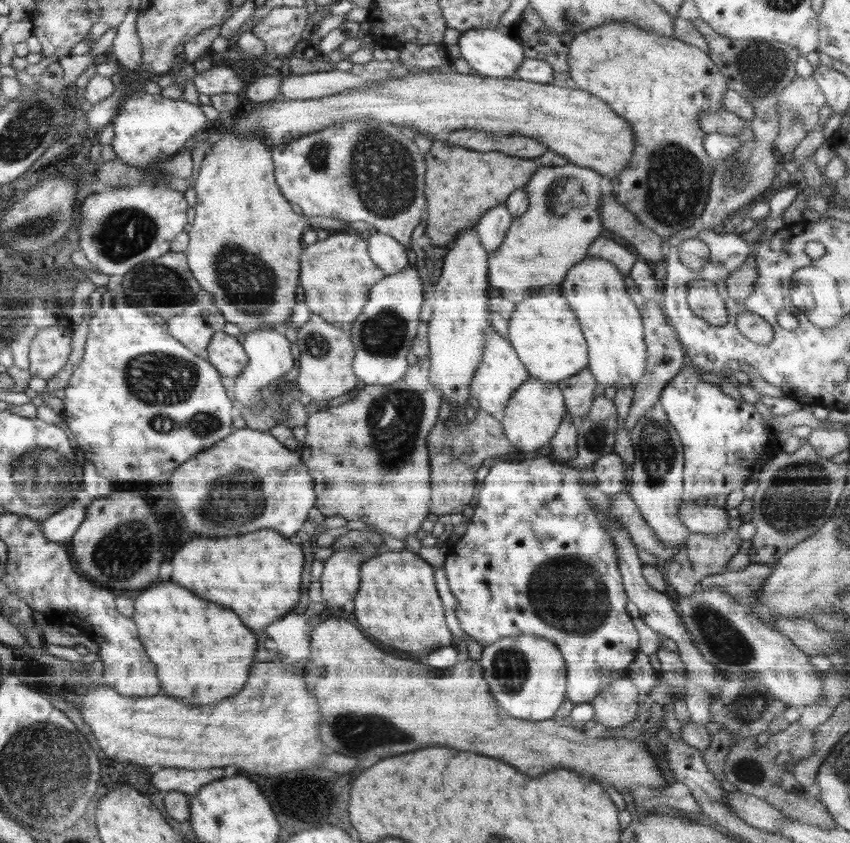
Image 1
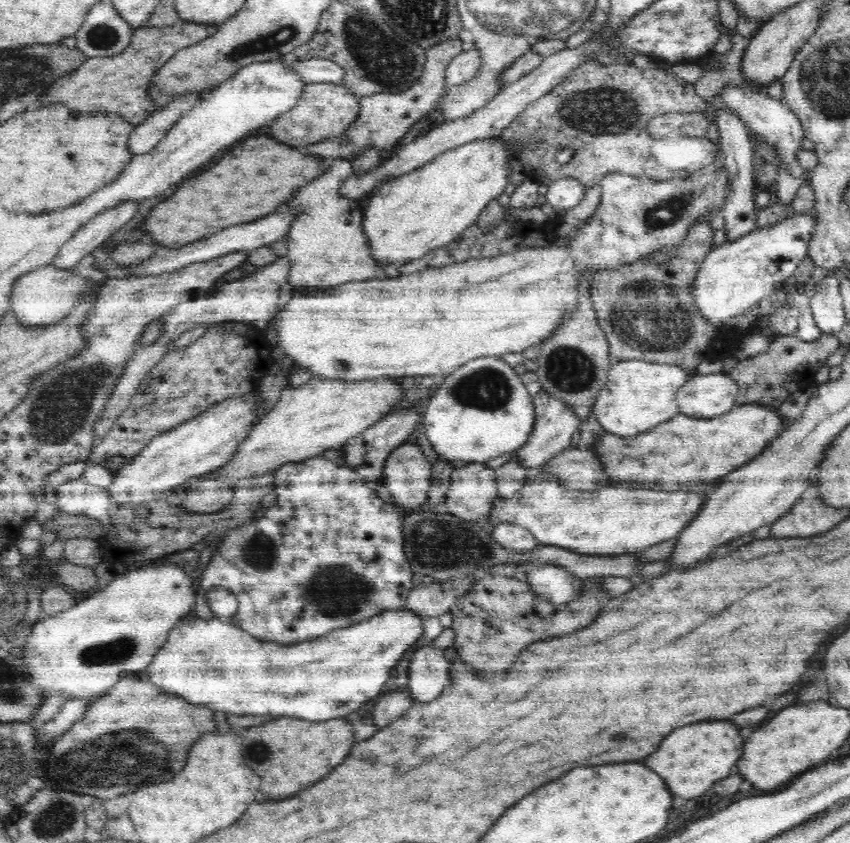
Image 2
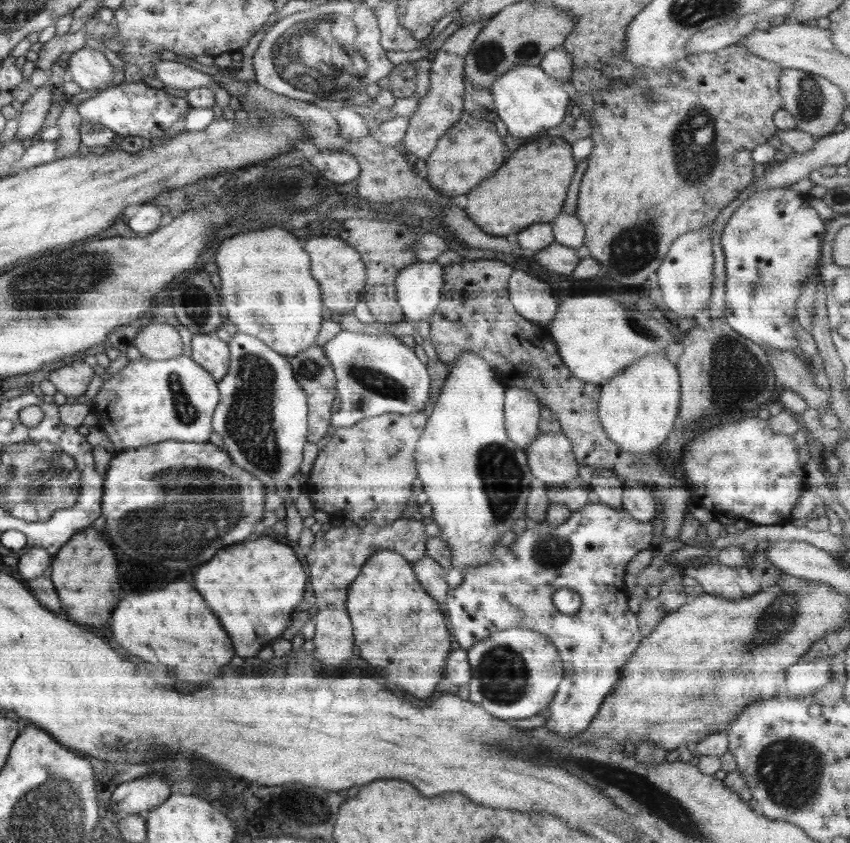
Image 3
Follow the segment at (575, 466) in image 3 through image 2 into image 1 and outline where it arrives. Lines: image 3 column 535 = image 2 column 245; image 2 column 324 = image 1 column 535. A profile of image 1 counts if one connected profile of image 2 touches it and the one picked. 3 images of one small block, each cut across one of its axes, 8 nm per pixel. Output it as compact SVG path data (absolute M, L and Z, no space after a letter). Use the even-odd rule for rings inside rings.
M534 378L523 382L511 394L506 408L499 415L506 438L523 455L529 456L539 448L546 446L556 434L562 417L566 414L565 400L557 383Z

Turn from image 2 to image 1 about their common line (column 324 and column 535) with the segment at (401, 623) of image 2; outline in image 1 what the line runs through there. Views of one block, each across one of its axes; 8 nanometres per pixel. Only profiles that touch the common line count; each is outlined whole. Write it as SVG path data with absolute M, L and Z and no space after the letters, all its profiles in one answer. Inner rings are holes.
M535 634L504 637L483 647L479 660L483 679L498 704L514 718L546 720L553 718L564 702L567 685L567 668L558 647Z

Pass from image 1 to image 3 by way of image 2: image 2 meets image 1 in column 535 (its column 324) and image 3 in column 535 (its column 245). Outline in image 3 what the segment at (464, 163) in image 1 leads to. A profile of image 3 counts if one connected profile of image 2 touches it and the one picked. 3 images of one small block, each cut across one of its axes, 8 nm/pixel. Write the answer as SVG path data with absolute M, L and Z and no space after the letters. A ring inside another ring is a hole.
M560 133L516 145L524 148L514 148L516 152L494 172L494 176L486 178L486 182L466 194L468 204L464 210L484 232L494 236L520 232L536 222L552 222L564 206L568 184L576 172L571 145Z

